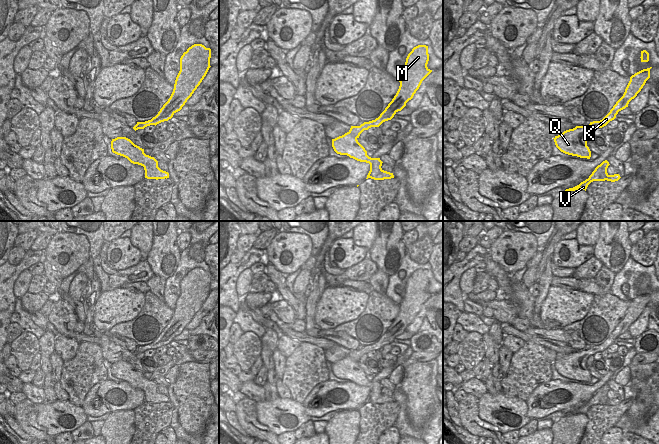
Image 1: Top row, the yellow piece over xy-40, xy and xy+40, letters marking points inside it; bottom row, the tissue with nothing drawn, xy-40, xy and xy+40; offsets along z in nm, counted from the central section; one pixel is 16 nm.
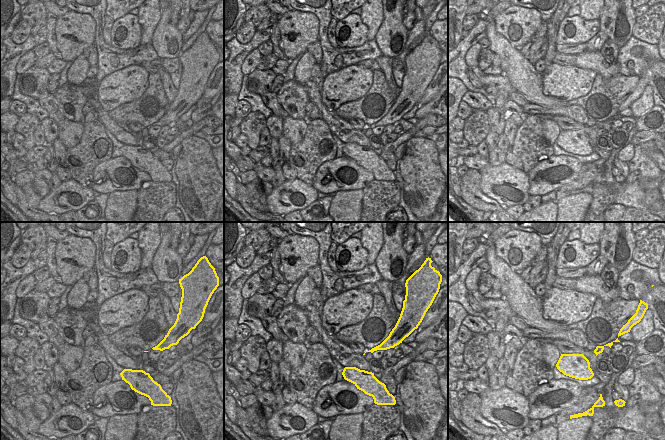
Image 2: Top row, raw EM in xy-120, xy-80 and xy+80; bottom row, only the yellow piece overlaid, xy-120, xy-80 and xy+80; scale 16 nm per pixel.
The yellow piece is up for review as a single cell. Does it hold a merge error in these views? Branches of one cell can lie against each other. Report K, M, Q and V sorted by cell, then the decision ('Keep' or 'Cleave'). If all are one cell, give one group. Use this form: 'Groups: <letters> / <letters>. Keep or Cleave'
Groups: K M Q V. Keep.

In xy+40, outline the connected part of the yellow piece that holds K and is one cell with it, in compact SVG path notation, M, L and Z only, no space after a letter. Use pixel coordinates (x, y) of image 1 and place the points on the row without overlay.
M651 292L643 293L630 301L623 320L602 344L590 346L587 350L576 350L555 360L553 363L556 371L565 378L590 383L591 375L587 370L588 357L606 350L616 342L619 335L628 331L629 326L637 320L650 302Z

